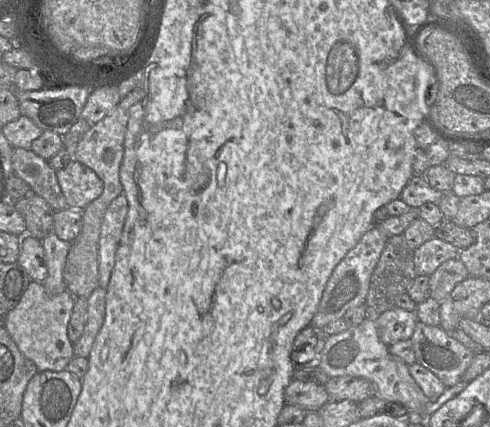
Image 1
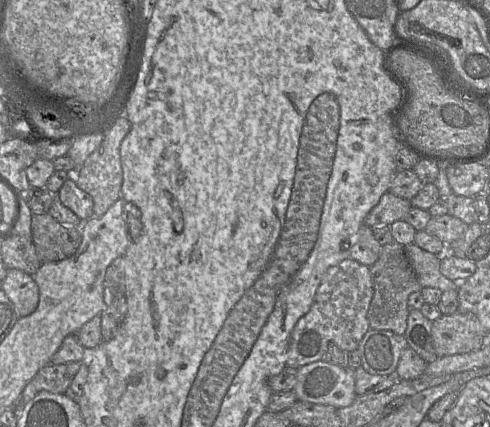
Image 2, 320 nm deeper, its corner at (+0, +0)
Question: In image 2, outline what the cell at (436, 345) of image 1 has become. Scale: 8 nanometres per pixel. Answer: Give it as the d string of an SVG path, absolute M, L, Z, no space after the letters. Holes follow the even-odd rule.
M409 310L407 326L403 335L408 346L426 363L434 362L439 358L434 348L431 330L432 322L420 310Z

